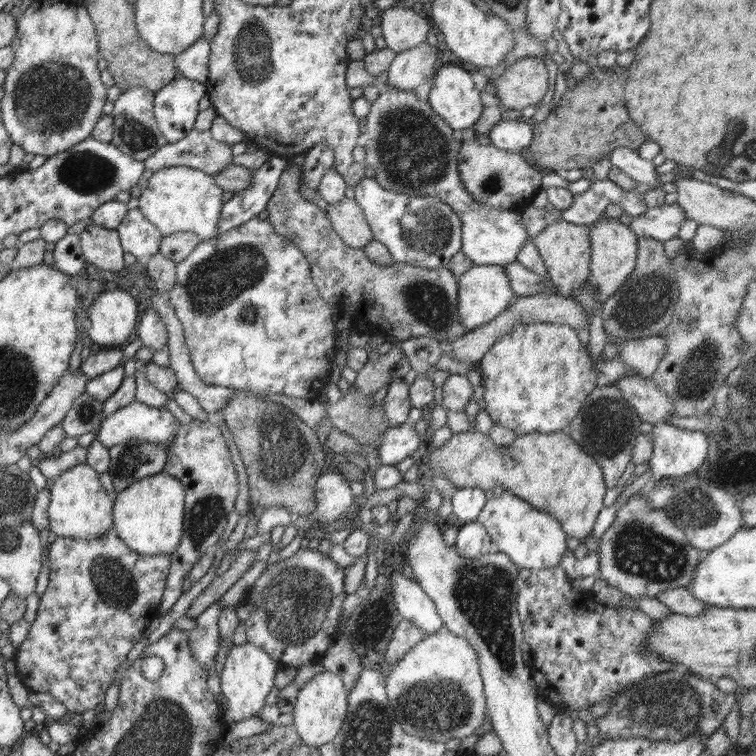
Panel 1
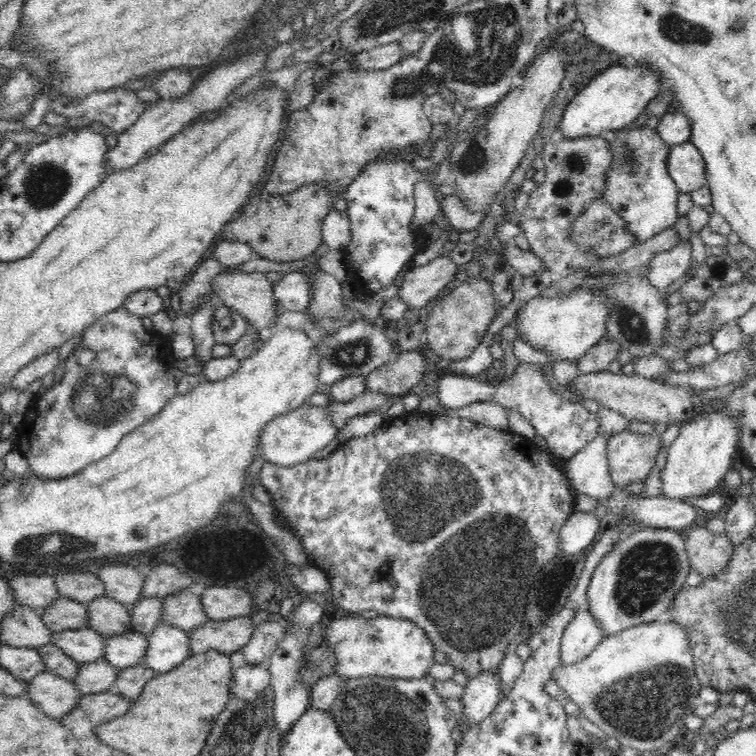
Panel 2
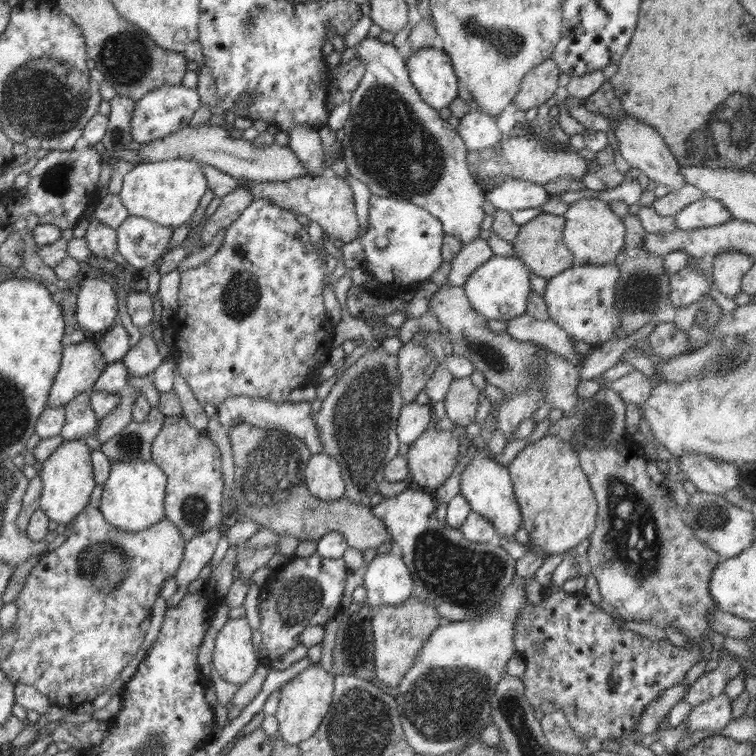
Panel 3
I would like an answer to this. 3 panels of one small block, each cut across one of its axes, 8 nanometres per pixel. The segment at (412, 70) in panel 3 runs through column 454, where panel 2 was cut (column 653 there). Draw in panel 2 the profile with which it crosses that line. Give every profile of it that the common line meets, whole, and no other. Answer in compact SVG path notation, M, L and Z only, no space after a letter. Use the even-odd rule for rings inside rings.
M619 63L604 69L596 78L576 94L561 116L558 136L563 138L582 138L598 136L602 130L620 130L631 124L642 114L650 100L654 100L664 88L660 75L650 67L635 65L627 68Z

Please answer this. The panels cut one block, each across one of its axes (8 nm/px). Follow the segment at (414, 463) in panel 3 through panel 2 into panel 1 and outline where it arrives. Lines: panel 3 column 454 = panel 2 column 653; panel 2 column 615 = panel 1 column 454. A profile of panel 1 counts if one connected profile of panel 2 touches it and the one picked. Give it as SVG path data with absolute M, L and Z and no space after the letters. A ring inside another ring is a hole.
M472 430L452 434L440 448L426 446L423 450L430 453L431 470L436 473L442 469L456 488L478 487L484 492L503 488L556 518L569 538L582 540L592 535L604 508L607 490L600 465L563 430L517 435L512 444L504 446L492 442L487 434Z

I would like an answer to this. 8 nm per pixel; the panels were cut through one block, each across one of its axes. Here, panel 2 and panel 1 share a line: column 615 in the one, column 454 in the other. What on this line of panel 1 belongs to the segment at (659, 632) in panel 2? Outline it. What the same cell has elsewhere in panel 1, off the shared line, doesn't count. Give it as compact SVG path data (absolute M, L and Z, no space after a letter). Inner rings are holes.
M446 627L436 632L437 634L426 635L398 663L391 666L388 676L385 676L386 690L396 720L404 732L422 739L446 743L451 738L461 739L484 730L488 725L487 702L476 652L464 638L456 637Z

